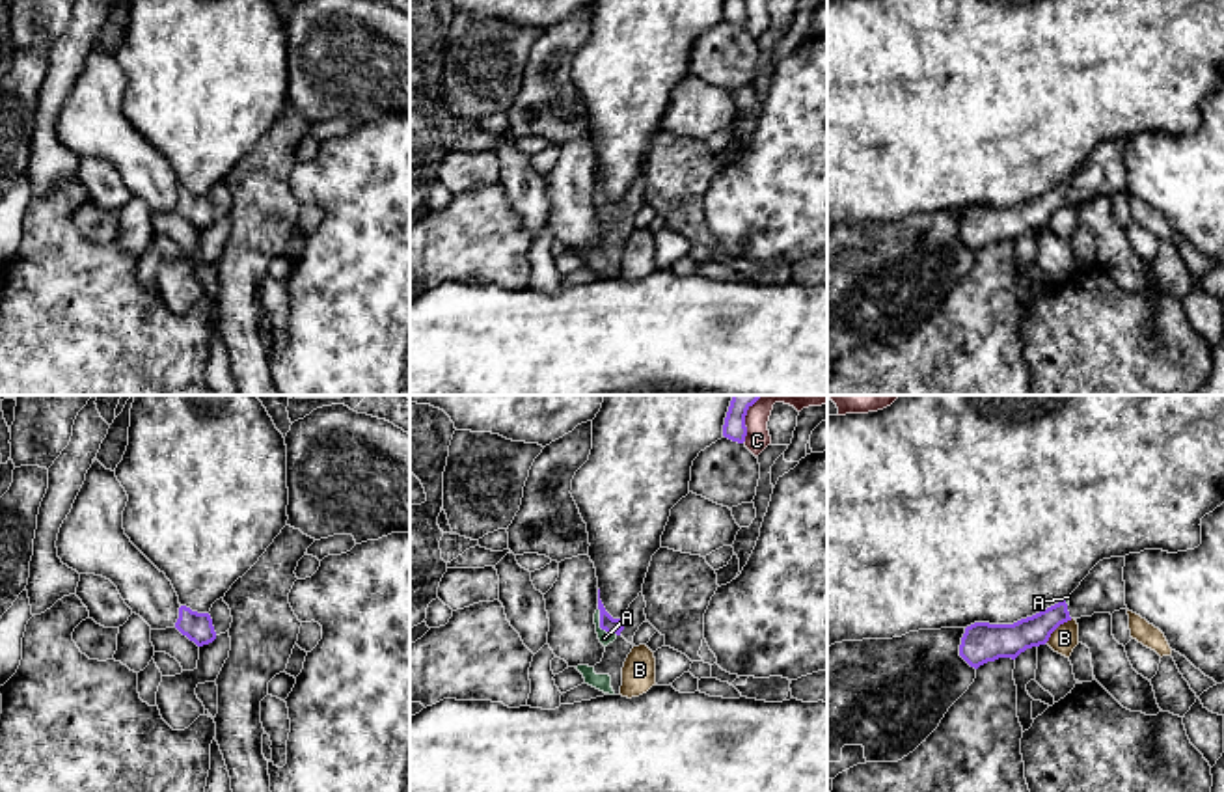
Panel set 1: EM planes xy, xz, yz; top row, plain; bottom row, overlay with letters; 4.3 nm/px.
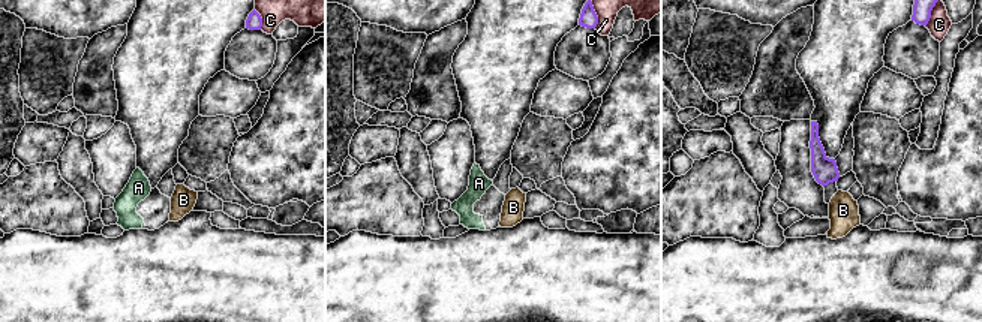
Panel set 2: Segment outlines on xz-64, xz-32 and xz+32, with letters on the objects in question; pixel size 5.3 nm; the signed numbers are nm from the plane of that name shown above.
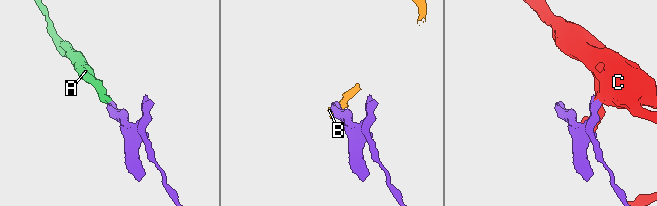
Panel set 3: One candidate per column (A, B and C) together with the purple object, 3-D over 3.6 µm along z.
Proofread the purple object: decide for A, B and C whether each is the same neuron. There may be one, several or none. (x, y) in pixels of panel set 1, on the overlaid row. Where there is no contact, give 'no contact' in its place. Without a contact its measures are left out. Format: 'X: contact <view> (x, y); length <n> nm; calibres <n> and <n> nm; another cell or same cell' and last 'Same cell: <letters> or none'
A: contact xz (600, 627); length 150 nm; calibres 70 and 50 nm; same cell
B: contact yz (1057, 627); length 160 nm; calibres 140 and 110 nm; another cell
C: contact xz (744, 420); length 220 nm; calibres 110 and 100 nm; another cell
Same cell: A

